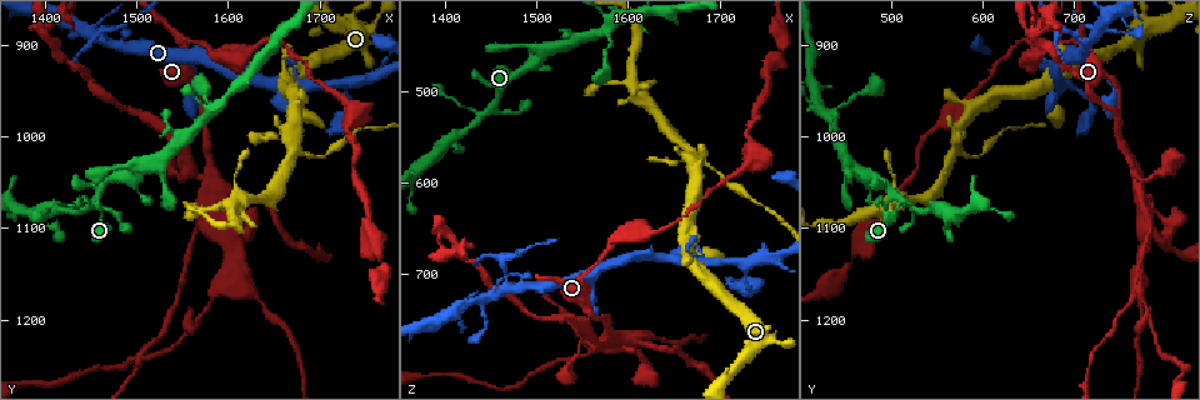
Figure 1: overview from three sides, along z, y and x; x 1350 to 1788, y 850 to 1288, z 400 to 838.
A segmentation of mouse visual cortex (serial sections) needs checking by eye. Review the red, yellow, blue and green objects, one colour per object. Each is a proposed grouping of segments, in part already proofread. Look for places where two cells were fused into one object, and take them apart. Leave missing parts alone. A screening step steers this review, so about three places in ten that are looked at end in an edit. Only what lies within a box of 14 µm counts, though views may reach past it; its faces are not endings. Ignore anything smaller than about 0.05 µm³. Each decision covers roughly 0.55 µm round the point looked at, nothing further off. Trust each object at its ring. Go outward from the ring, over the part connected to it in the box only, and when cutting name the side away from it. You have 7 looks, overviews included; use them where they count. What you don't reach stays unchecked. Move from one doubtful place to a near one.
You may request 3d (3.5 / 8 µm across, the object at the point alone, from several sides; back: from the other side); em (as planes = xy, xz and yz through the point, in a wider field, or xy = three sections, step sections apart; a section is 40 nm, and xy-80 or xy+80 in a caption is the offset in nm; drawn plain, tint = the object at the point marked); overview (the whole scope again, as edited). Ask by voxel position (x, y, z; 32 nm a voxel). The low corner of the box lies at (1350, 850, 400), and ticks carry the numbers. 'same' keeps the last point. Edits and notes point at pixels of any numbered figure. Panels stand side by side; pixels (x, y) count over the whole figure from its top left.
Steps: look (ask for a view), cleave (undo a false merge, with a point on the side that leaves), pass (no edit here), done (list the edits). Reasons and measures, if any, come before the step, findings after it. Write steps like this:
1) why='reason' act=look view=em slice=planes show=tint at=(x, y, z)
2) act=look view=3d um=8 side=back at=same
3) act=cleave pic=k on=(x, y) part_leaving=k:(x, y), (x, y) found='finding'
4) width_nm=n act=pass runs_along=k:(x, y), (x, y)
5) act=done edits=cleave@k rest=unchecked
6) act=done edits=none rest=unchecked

why='two arms in line, one across' act=look view=3d um=8 at=(1465, 895, 720)

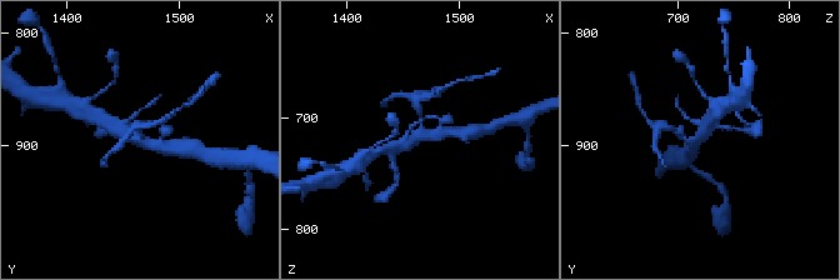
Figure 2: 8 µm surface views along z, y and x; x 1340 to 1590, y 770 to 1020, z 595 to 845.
why='zoom in' act=look view=3d um=3.5 at=(1464, 898, 716)

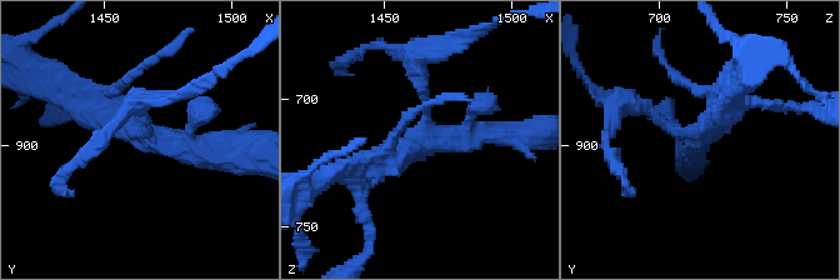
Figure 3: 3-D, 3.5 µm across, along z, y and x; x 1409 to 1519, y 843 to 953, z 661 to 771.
arms=3 arm_widths_nm=150,300,400 why='now the EM' act=look view=em slice=xy step=1 show=tint at=(1466, 895, 717)

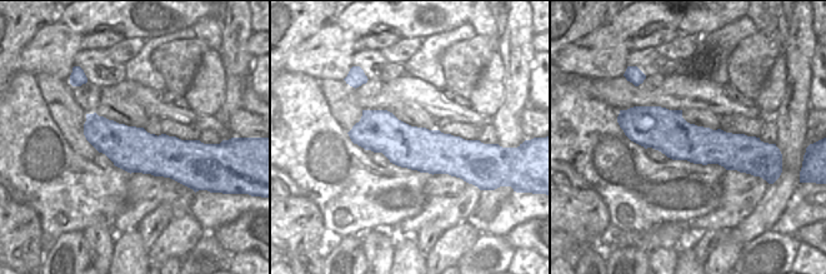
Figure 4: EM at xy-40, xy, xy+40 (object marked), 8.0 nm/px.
act=pass runs_along=3:(223, 153), (141, 134), (76, 103) found='all the same cell'

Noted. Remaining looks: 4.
why='four arms meet' act=look view=3d um=3.5 at=(1440, 1080, 525)

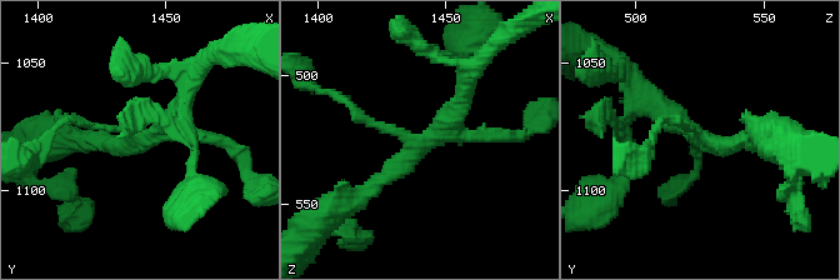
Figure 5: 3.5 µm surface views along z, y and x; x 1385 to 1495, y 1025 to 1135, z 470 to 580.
act=look view=em slice=xy step=3 show=tint at=(1441, 1079, 527)

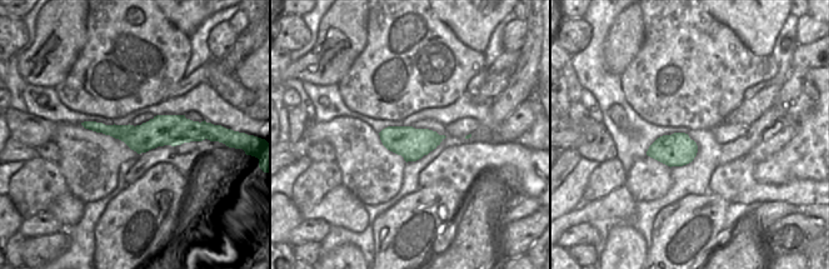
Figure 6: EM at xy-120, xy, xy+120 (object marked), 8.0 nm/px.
arm_widths_nm=100,150,200,250 act=pass runs_along=6:(86, 124), (123, 133), (194, 131) found='continuous, no second cell'

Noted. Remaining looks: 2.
why='four arms meet' act=look view=3d um=3.5 at=(1580, 975, 430)

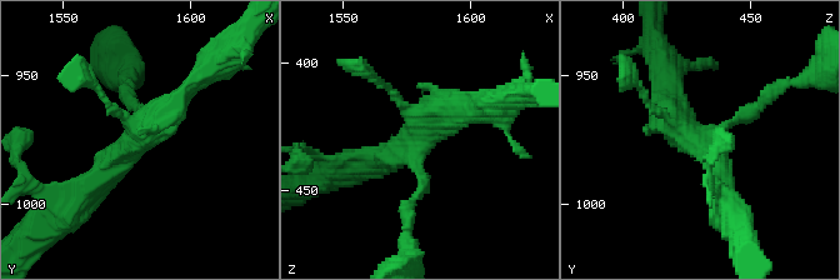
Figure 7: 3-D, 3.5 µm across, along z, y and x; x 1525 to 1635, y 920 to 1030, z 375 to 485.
act=look view=em slice=xy step=1 show=tint at=(1577, 978, 431)

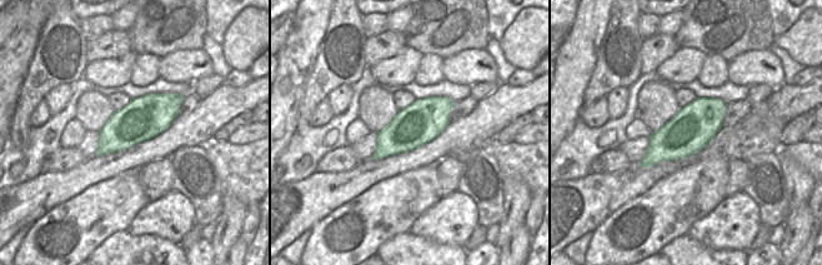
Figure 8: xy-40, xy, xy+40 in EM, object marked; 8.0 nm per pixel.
act=pass runs_along=7:(71, 205), (168, 118), (186, 90) found='continuous, no second cell'

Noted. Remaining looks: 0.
act=done edits=none rest=unchecked

